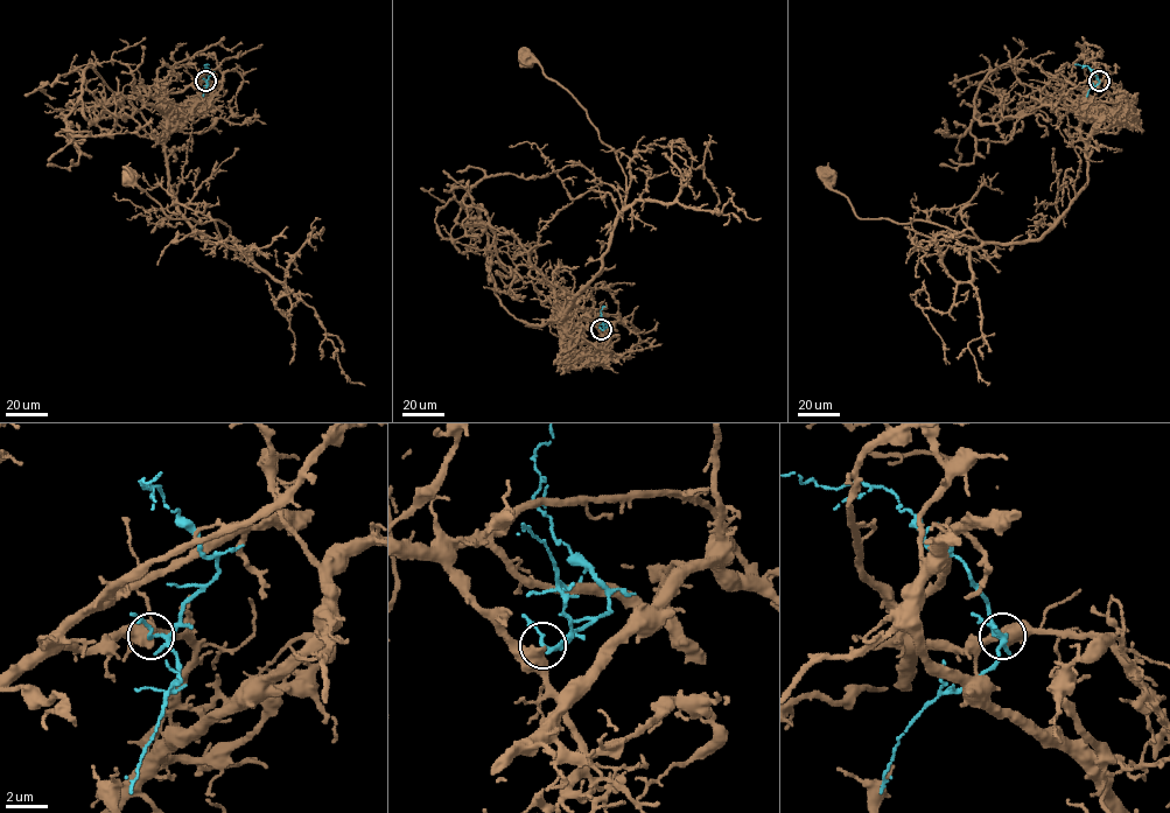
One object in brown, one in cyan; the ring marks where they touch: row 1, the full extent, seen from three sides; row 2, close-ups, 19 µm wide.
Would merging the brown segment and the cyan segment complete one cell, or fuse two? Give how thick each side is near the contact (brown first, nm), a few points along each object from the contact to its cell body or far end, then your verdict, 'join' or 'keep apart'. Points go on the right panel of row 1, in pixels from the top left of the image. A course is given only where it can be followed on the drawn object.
calibres 700 and 140 nm; course brown (1099, 81), (1085, 92), (1080, 127), (1087, 182), (1041, 237), (982, 243), (930, 222), (860, 218), (827, 176); course cyan (1099, 81), (1087, 65), (1074, 64); keep apart

